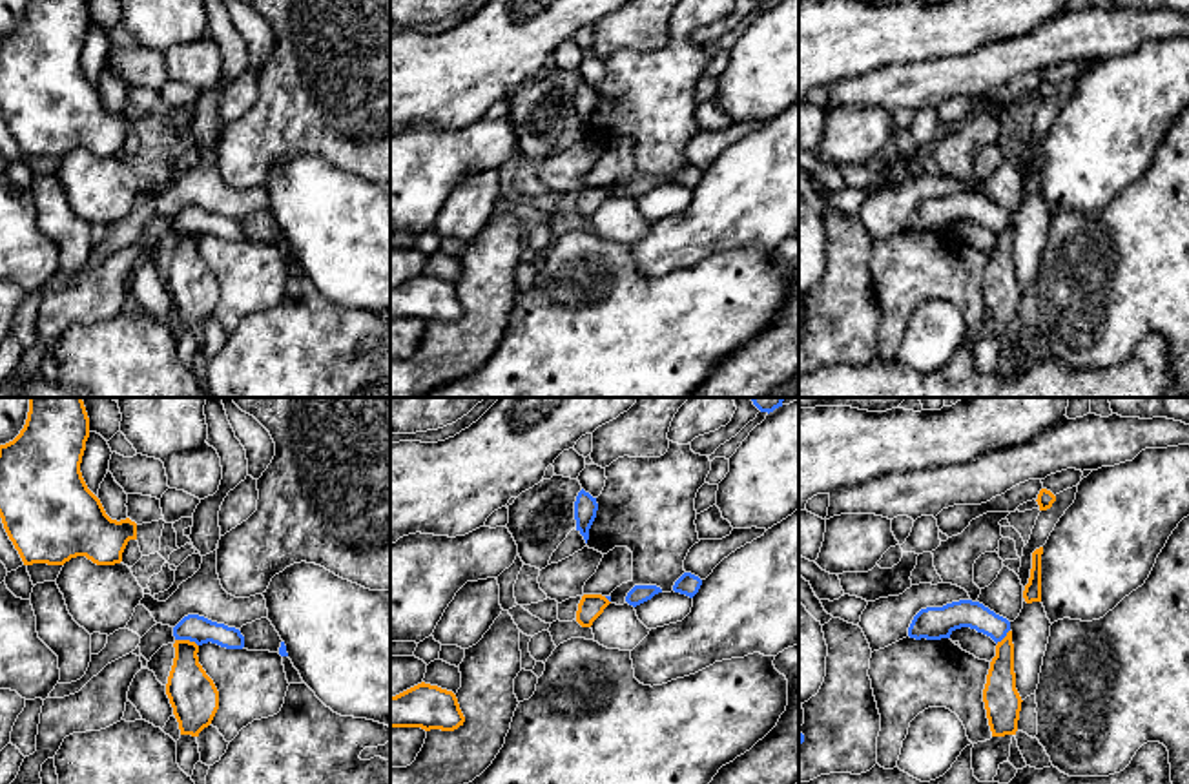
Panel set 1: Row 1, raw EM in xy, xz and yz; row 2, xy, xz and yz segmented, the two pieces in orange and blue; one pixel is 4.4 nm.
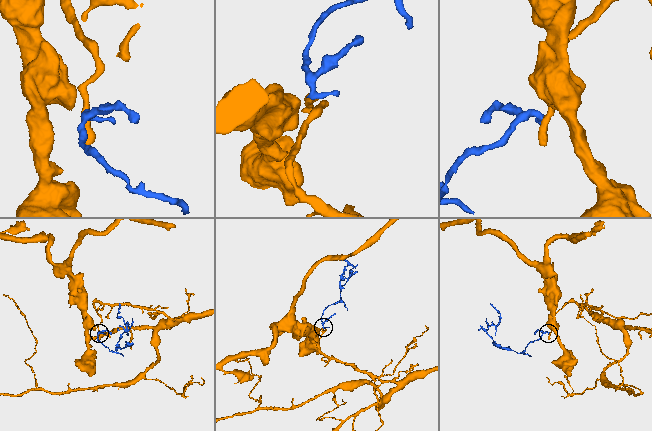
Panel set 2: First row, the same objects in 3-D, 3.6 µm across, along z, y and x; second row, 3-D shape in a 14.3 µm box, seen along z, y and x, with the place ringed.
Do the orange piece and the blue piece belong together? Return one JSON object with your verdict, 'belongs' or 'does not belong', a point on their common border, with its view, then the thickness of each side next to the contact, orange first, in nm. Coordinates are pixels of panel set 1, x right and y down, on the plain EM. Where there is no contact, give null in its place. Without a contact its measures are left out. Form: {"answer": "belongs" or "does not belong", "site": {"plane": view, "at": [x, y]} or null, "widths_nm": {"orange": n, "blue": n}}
{"answer": "does not belong", "site": {"plane": "xy", "at": [186, 232]}, "widths_nm": {"orange": 220, "blue": 120}}

